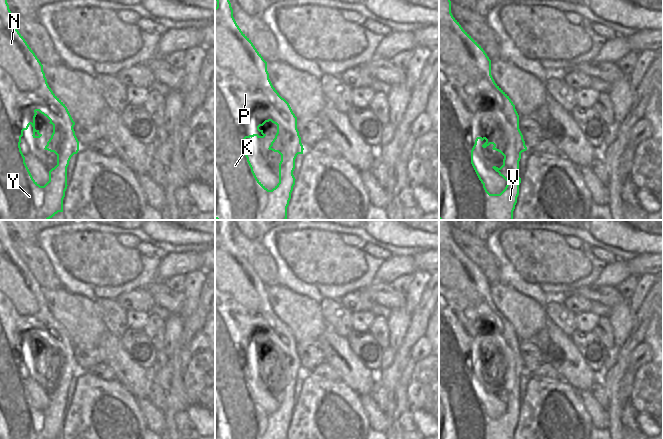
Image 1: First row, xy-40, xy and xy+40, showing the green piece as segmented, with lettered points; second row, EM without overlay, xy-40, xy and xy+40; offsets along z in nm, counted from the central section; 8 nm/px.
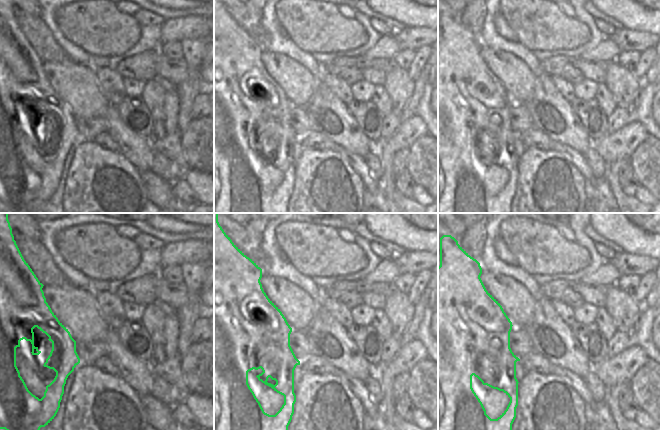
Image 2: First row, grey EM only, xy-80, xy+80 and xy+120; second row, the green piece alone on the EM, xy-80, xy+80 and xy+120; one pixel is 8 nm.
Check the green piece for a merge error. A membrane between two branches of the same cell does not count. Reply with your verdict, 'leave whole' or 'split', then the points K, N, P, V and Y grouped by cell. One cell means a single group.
leave whole; groups K N P V Y

